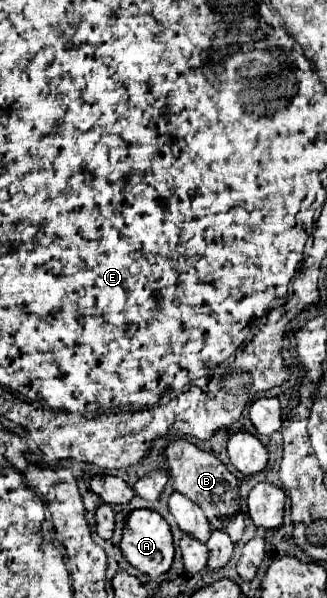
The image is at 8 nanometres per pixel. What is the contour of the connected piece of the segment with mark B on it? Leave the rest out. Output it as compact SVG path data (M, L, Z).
M175 439L171 441L165 451L165 461L169 465L169 477L173 479L175 491L183 493L185 497L189 497L191 501L195 501L205 517L209 519L211 527L223 529L231 535L233 541L239 541L245 529L245 521L243 521L243 503L241 503L241 495L239 495L239 479L211 453L199 449L197 445L185 441L185 439Z

